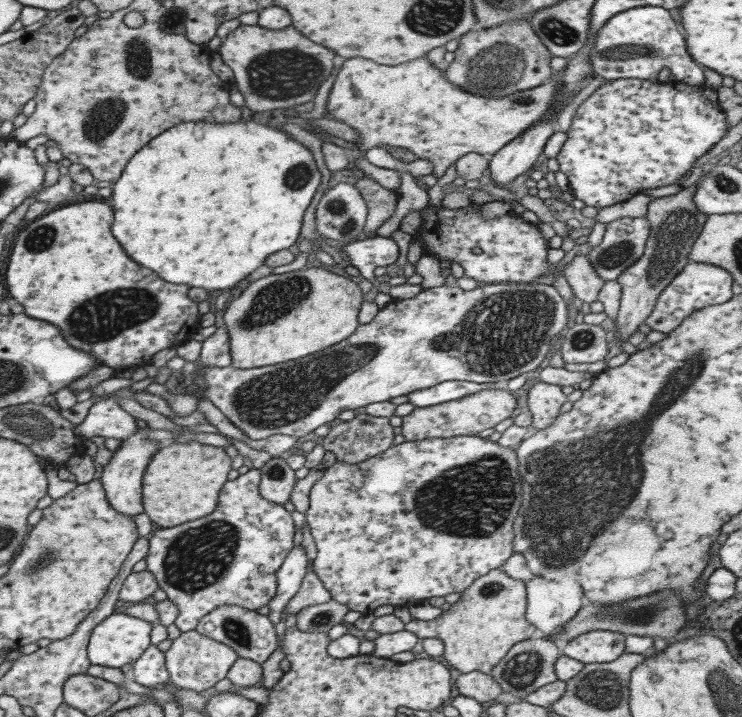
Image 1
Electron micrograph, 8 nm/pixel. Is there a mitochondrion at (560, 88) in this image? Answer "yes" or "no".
no

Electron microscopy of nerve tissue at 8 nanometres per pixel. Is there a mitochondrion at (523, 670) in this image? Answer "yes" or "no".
yes

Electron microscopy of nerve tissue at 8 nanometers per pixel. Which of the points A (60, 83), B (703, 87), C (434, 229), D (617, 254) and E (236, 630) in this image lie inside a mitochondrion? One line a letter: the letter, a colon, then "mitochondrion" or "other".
A: other
B: other
C: other
D: mitochondrion
E: mitochondrion

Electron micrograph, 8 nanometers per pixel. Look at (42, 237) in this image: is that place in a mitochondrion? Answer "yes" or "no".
yes

